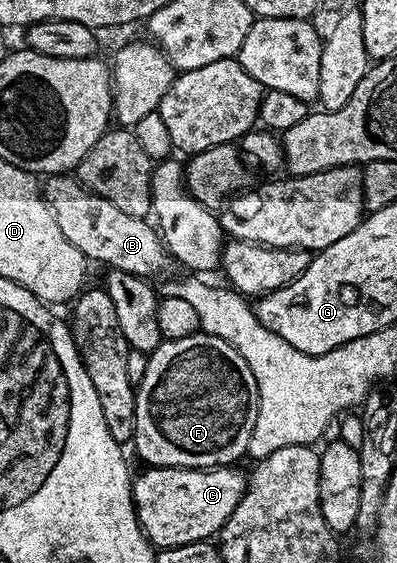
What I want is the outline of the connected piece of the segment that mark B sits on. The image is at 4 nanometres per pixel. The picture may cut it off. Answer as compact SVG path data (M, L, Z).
M70 174L45 177L44 195L60 230L64 230L64 238L68 238L68 242L72 242L72 246L76 246L76 250L80 250L87 261L94 263L95 260L98 264L106 264L107 269L124 270L128 274L136 274L143 278L158 276L165 270L166 264L162 261L162 256L167 255L166 246L162 242L157 227L149 219L124 214L124 210L112 206L108 198L100 198L96 193L89 192L77 178Z

